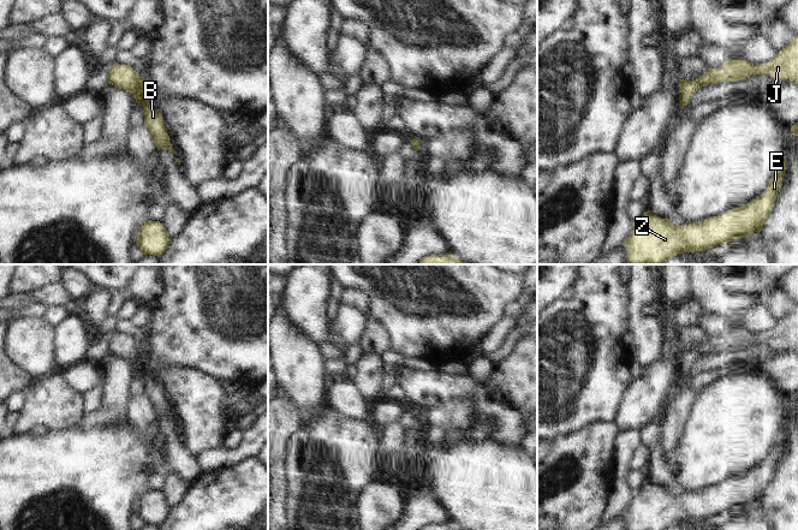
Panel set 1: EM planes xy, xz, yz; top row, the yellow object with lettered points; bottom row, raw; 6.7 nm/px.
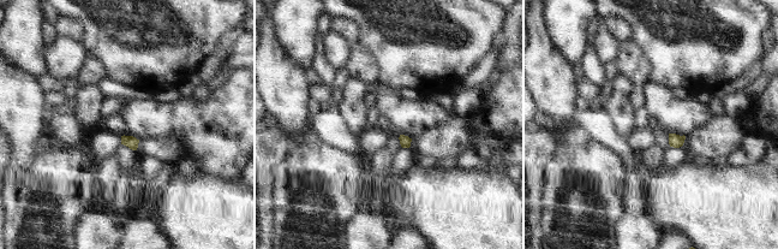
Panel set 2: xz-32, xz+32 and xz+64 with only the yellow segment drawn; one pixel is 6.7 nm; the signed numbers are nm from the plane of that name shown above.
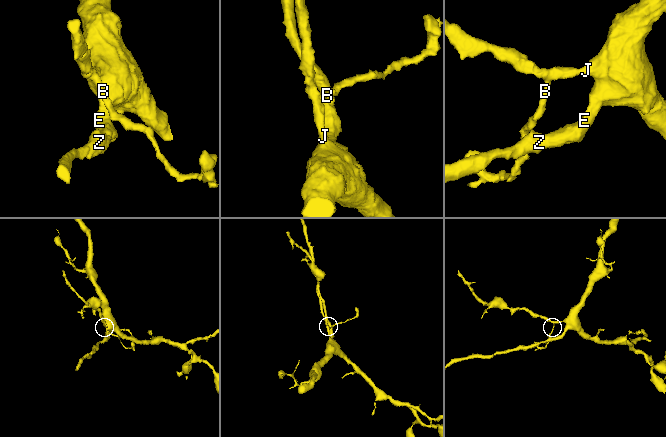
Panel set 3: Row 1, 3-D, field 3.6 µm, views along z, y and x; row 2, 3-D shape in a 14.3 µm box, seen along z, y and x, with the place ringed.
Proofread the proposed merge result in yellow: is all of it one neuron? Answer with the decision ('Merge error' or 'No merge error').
No merge error

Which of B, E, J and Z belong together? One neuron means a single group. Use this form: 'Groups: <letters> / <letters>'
Groups: B E J Z

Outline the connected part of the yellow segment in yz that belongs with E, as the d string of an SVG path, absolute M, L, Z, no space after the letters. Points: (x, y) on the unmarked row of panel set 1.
M784 425L761 465L740 477L701 492L678 494L648 480L641 490L633 493L631 505L623 513L627 520L627 530L667 530L678 523L705 520L732 508L761 501L767 486L773 481L786 439Z

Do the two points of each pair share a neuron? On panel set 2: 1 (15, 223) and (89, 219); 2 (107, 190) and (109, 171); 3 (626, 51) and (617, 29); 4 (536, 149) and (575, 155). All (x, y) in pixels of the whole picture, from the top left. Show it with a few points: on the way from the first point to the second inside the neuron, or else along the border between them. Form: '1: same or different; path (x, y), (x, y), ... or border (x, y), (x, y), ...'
1: different; border (85, 211), (78, 219)
2: same; path (107, 185), (107, 176)
3: different; border (628, 39), (620, 43)
4: different; border (554, 132), (556, 150), (546, 162)

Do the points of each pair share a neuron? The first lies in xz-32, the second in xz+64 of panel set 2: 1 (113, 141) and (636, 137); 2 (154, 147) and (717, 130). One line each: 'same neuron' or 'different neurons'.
1: same neuron
2: same neuron

